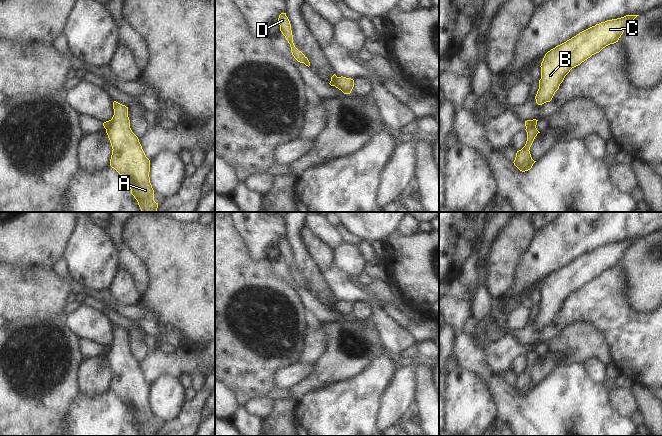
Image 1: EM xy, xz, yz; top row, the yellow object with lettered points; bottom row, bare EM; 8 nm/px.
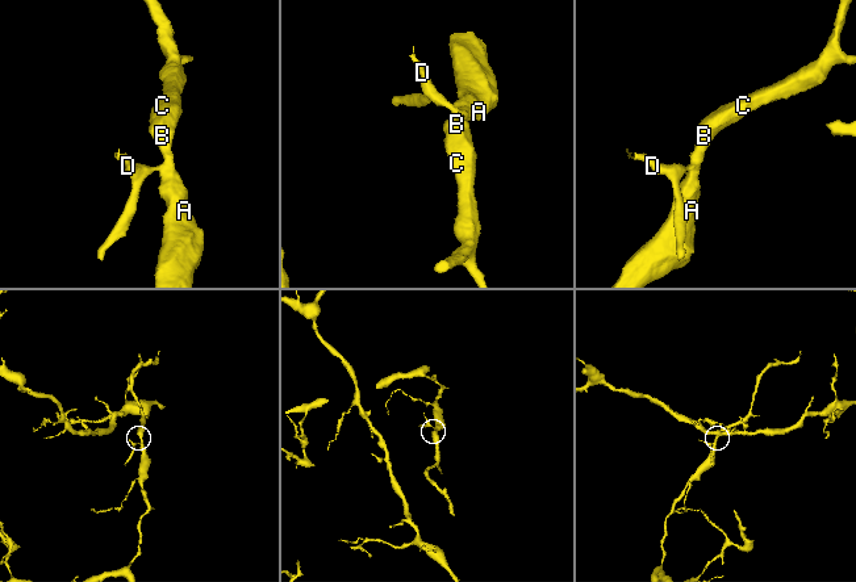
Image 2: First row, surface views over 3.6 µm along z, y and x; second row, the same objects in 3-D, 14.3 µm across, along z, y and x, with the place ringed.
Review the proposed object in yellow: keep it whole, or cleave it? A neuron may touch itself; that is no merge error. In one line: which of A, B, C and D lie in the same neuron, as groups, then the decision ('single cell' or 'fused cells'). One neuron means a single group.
A B C / D; fused cells

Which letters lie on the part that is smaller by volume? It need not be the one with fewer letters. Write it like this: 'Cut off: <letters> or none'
Cut off: D

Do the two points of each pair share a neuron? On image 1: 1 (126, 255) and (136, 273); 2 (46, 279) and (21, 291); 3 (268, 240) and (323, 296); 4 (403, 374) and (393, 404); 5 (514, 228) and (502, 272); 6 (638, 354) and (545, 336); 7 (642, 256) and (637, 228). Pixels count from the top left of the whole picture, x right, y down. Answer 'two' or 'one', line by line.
1: one
2: one
3: two
4: one
5: one
6: one
7: two

